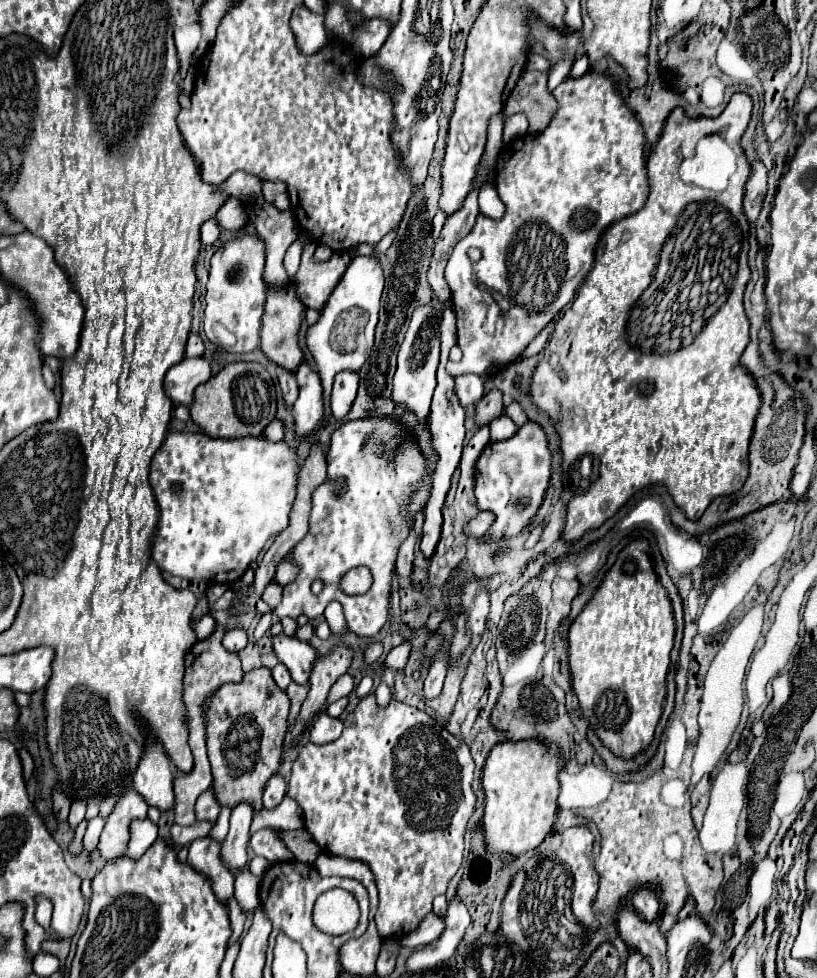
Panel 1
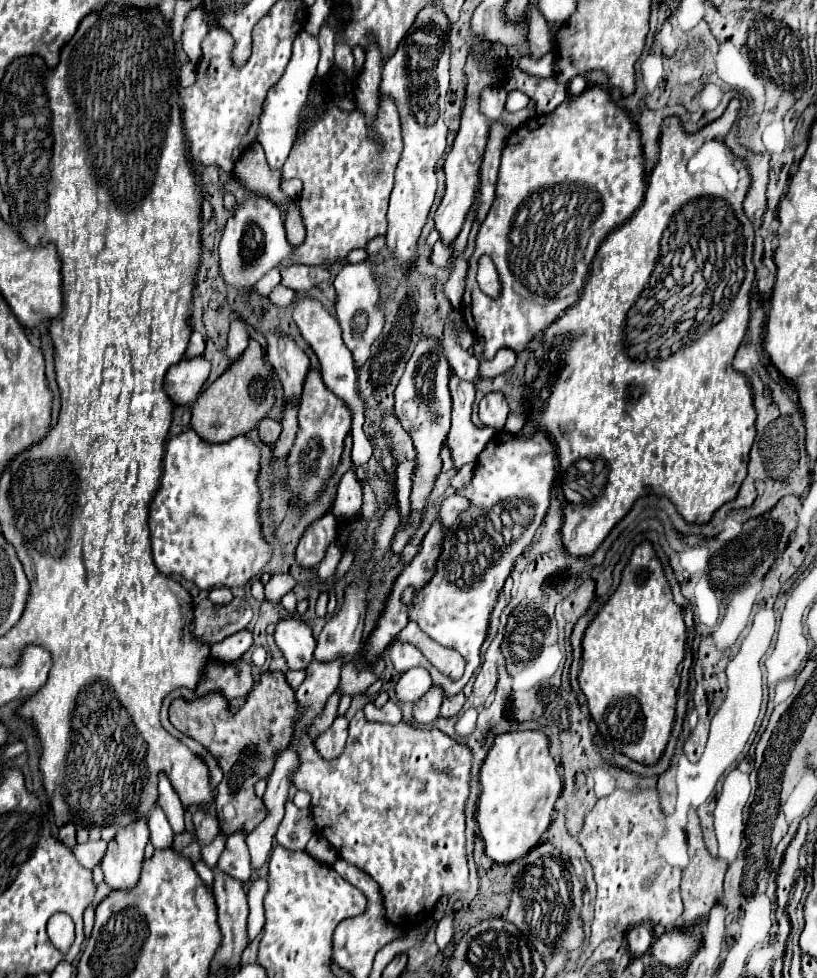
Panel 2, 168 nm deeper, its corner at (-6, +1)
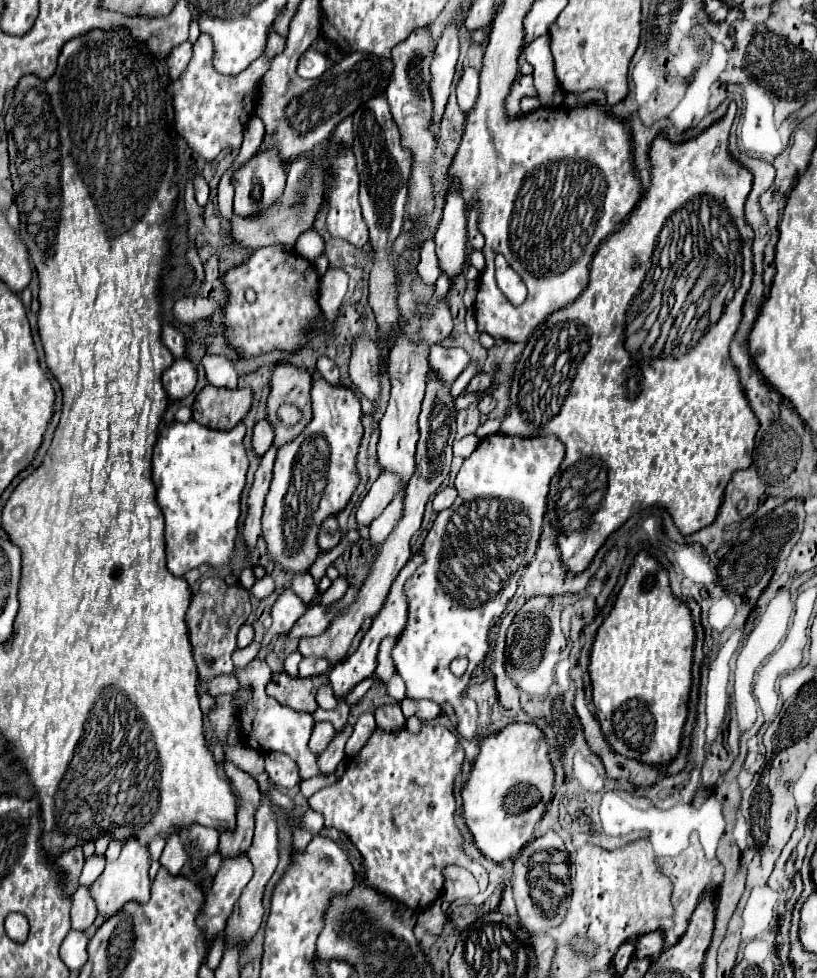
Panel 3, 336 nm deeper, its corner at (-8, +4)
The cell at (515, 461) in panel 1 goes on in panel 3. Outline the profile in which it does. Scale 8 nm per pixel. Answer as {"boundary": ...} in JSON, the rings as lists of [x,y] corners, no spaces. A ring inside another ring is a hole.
{"boundary":[[[496,432],[482,438],[478,448],[464,460],[458,470],[458,476],[454,480],[454,486],[458,490],[456,502],[448,510],[438,514],[434,526],[424,540],[422,554],[426,562],[418,566],[406,582],[404,592],[408,600],[408,622],[392,650],[396,672],[406,682],[406,696],[416,700],[426,698],[436,702],[438,706],[450,704],[458,719],[456,730],[465,739],[472,740],[476,736],[478,708],[470,699],[464,700],[462,692],[468,686],[468,680],[476,666],[484,662],[484,656],[488,652],[488,628],[492,626],[494,618],[500,618],[500,614],[508,606],[510,598],[516,592],[518,578],[536,552],[536,544],[542,532],[542,520],[546,514],[548,484],[558,472],[562,458],[564,444],[554,436],[516,438]],[[460,656],[466,656],[470,664],[466,674],[456,678],[448,670],[448,666],[454,658]]]}

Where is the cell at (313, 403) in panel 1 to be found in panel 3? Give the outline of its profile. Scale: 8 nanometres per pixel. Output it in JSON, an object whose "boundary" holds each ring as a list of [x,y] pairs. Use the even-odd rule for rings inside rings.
{"boundary":[[[322,378],[314,380],[310,396],[312,396],[312,420],[290,444],[284,444],[278,450],[278,456],[274,462],[274,476],[272,476],[272,484],[266,496],[264,516],[262,516],[262,536],[266,538],[270,558],[292,574],[308,572],[308,568],[320,554],[316,546],[316,534],[320,528],[318,524],[322,524],[324,518],[340,512],[348,504],[352,492],[358,486],[354,462],[356,462],[356,454],[358,454],[358,446],[362,438],[360,400],[350,388],[330,386]]]}

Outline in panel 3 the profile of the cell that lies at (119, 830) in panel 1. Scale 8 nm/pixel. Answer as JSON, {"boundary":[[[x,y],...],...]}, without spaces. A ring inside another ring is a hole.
{"boundary":[[[136,838],[124,840],[122,846],[122,854],[118,856],[118,860],[108,862],[104,872],[96,878],[96,882],[90,886],[92,898],[96,900],[98,912],[104,914],[106,918],[116,914],[126,902],[136,900],[140,904],[148,902],[150,898],[150,878],[148,878],[148,868],[150,868],[150,854],[146,846],[140,846],[140,842]]]}

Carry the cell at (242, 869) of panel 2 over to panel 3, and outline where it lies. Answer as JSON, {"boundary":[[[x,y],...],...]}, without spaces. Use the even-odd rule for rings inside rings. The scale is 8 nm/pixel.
{"boundary":[[[246,854],[222,860],[214,884],[206,894],[202,918],[198,920],[198,926],[204,930],[208,942],[218,932],[224,932],[226,920],[230,918],[230,912],[234,910],[234,904],[238,902],[244,886],[250,882],[252,872],[254,868]]]}

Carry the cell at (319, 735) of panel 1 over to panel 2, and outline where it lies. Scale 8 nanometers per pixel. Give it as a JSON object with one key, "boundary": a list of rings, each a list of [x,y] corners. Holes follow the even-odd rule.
{"boundary":[[[336,717],[336,721],[332,723],[332,727],[320,735],[314,745],[318,749],[318,753],[324,759],[336,759],[342,755],[344,745],[346,745],[346,737],[348,737],[348,719],[346,717]]]}

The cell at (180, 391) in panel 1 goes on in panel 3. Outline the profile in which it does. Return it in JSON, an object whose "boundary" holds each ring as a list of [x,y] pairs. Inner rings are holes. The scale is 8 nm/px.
{"boundary":[[[188,358],[174,360],[174,364],[162,374],[162,386],[172,400],[186,398],[194,390],[196,380],[198,380],[196,366]]]}

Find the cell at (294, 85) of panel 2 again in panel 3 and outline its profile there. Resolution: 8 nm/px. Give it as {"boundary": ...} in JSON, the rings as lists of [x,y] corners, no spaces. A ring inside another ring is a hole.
{"boundary":[[[310,46],[298,60],[298,68],[296,68],[296,74],[300,78],[318,78],[320,74],[326,72],[326,68],[330,66],[326,54],[318,52],[314,46]]]}

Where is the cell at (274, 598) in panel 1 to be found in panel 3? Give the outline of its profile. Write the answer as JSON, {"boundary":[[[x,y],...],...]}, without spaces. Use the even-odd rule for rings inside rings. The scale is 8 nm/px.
{"boundary":[[[264,576],[262,580],[256,580],[256,584],[252,586],[252,594],[254,594],[258,600],[262,600],[262,598],[270,596],[270,594],[274,592],[274,588],[276,588],[274,578],[272,578],[272,576]]]}

